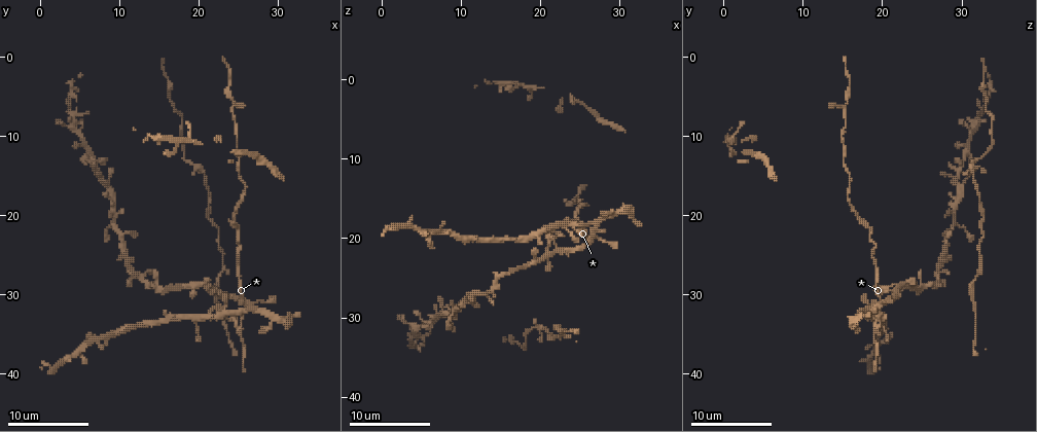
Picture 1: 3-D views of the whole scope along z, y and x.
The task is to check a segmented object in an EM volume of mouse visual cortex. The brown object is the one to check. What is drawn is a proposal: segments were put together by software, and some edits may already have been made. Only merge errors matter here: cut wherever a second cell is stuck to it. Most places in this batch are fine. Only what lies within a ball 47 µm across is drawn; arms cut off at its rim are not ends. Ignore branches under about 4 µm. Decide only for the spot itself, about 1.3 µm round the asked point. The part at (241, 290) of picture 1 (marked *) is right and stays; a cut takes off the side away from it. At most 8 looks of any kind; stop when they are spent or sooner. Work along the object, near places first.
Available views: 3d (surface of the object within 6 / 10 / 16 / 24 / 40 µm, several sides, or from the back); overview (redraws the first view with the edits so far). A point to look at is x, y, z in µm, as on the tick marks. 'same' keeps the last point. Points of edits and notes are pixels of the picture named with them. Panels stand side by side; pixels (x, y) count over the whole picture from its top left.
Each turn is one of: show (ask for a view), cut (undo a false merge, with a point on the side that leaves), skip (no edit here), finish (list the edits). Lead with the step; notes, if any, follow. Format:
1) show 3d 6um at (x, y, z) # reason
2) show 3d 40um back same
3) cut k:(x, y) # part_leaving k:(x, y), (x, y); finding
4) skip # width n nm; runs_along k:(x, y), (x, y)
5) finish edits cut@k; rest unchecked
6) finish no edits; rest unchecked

show 3d 10um at (20.8, 28.4, 22.6) # branch point

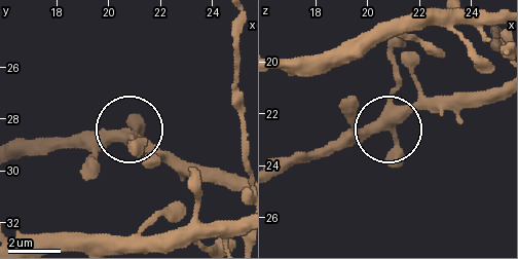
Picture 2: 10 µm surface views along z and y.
show 3d 10um back same

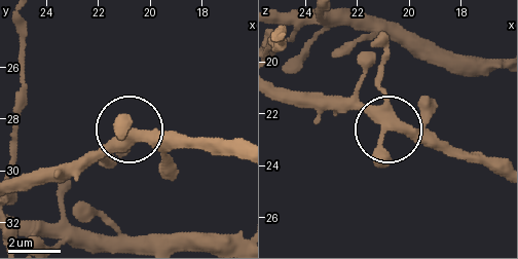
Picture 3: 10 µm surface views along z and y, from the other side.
skip # width 360 nm; runs_along 3:(276, 87), (337, 94), (363, 103), (390, 125), (447, 141); all the same cell

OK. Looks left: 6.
show 3d 6um at (25.0, 34.4, 19.2) # three-way junction

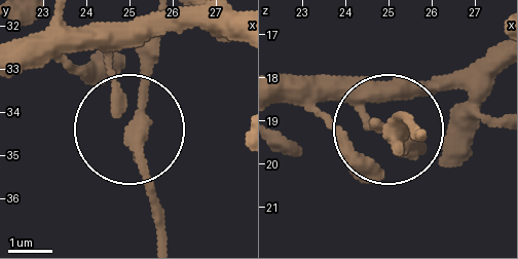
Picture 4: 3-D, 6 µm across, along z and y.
skip # one cell here

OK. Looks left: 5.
show 3d 6um at (24.2, 6.2, 15.0) # a fork

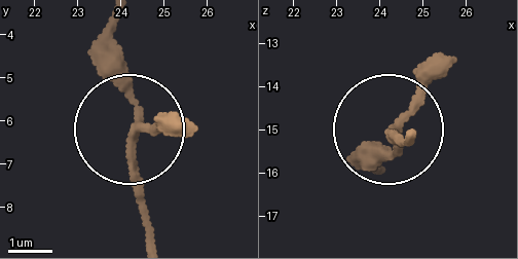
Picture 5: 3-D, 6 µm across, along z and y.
skip # arms 3; runs_along 5:(149, 237), (135, 94), (112, 16); all the same cell

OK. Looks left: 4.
show 3d 10um at (18.0, 8.2, 33.8)

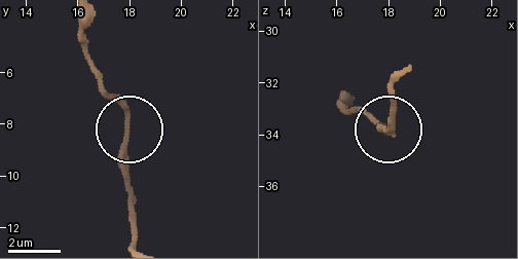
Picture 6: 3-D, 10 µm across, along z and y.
show 3d 6um same

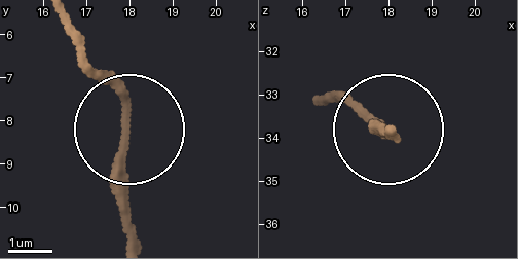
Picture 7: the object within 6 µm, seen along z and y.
skip # runs_along 7:(384, 128), (340, 96); all the same cell

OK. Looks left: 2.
finish no edits; rest unchecked

